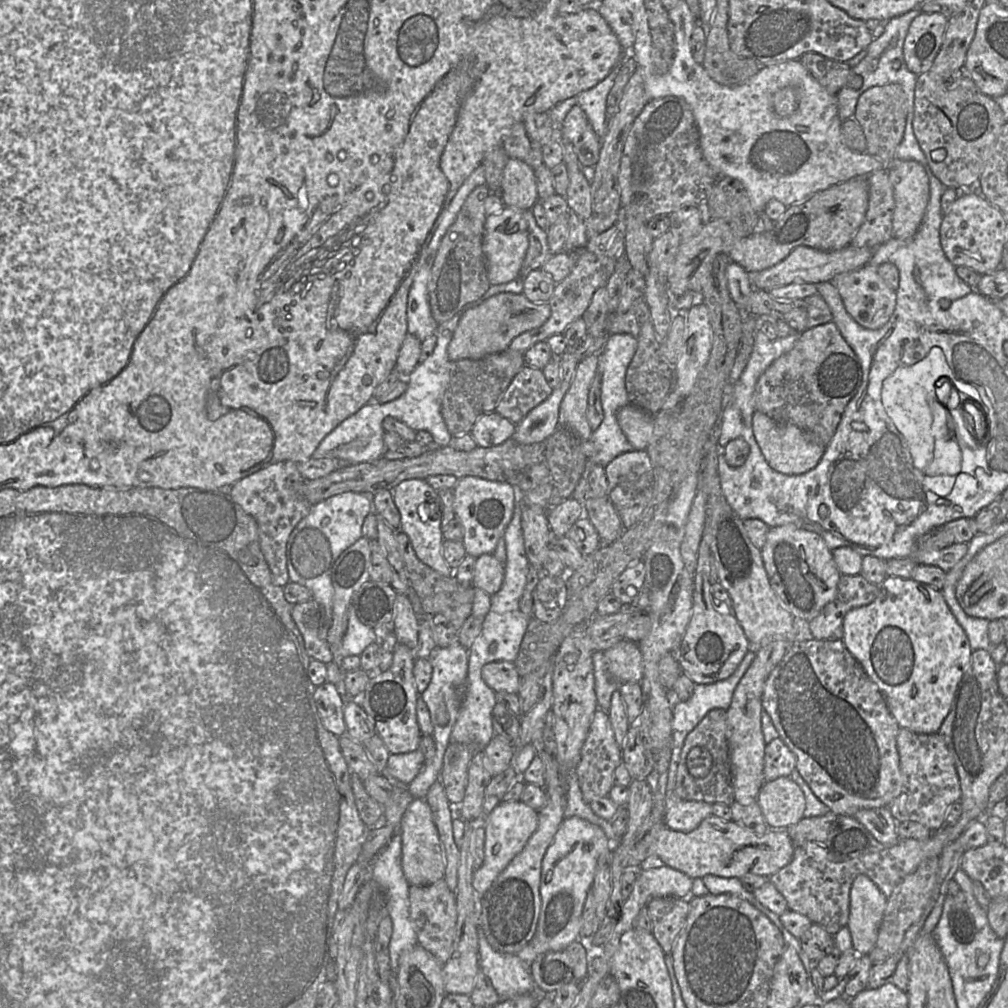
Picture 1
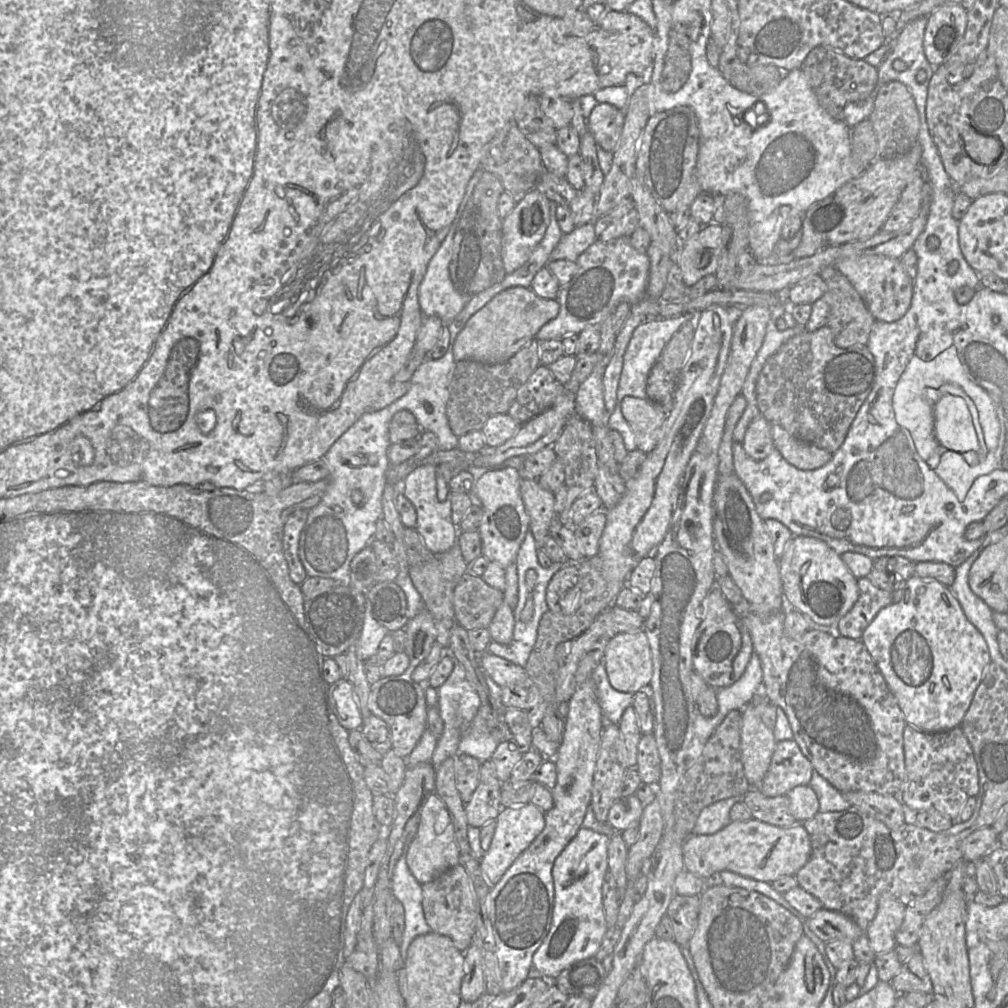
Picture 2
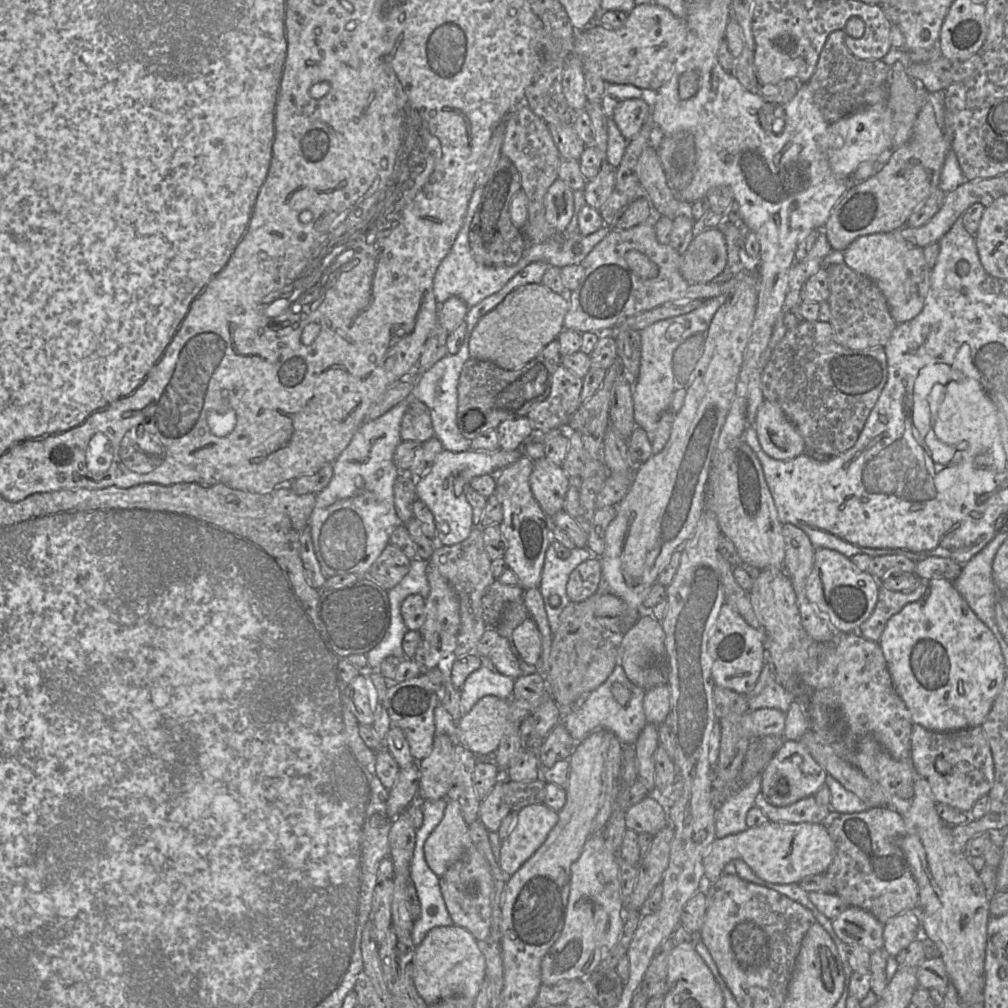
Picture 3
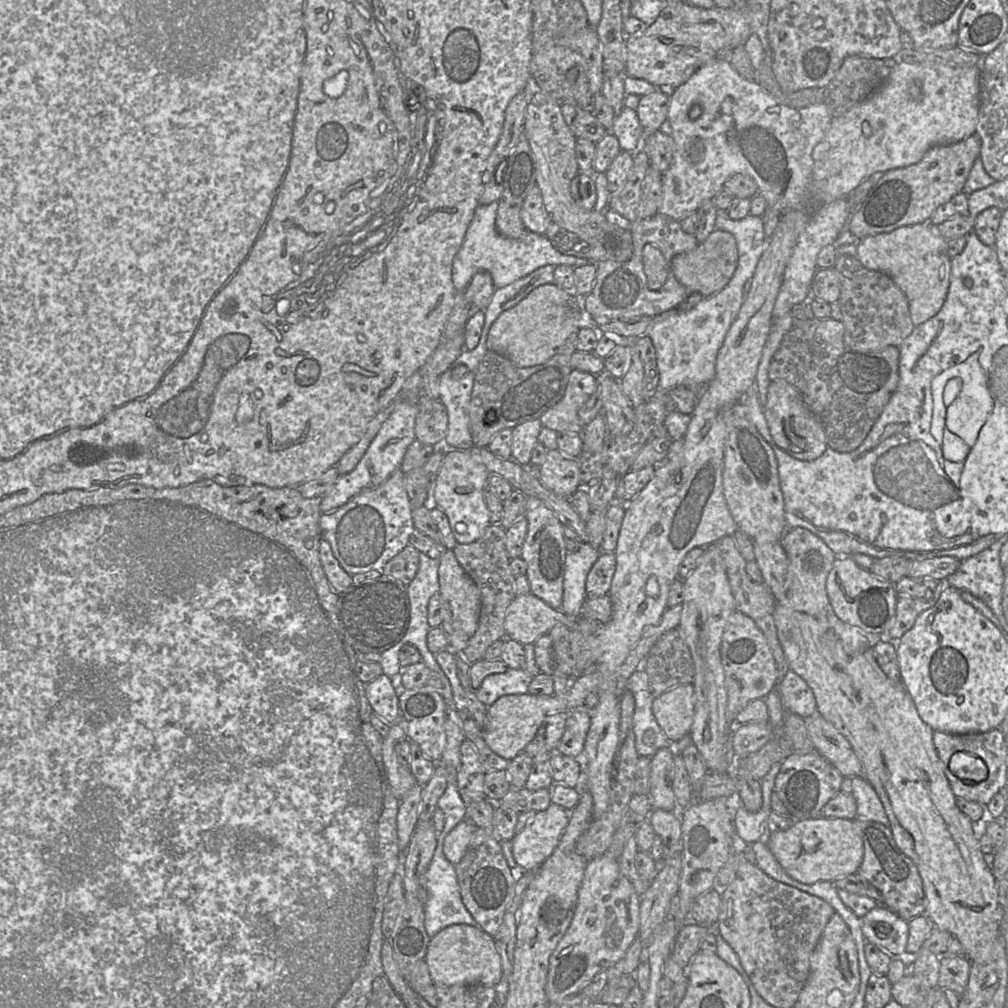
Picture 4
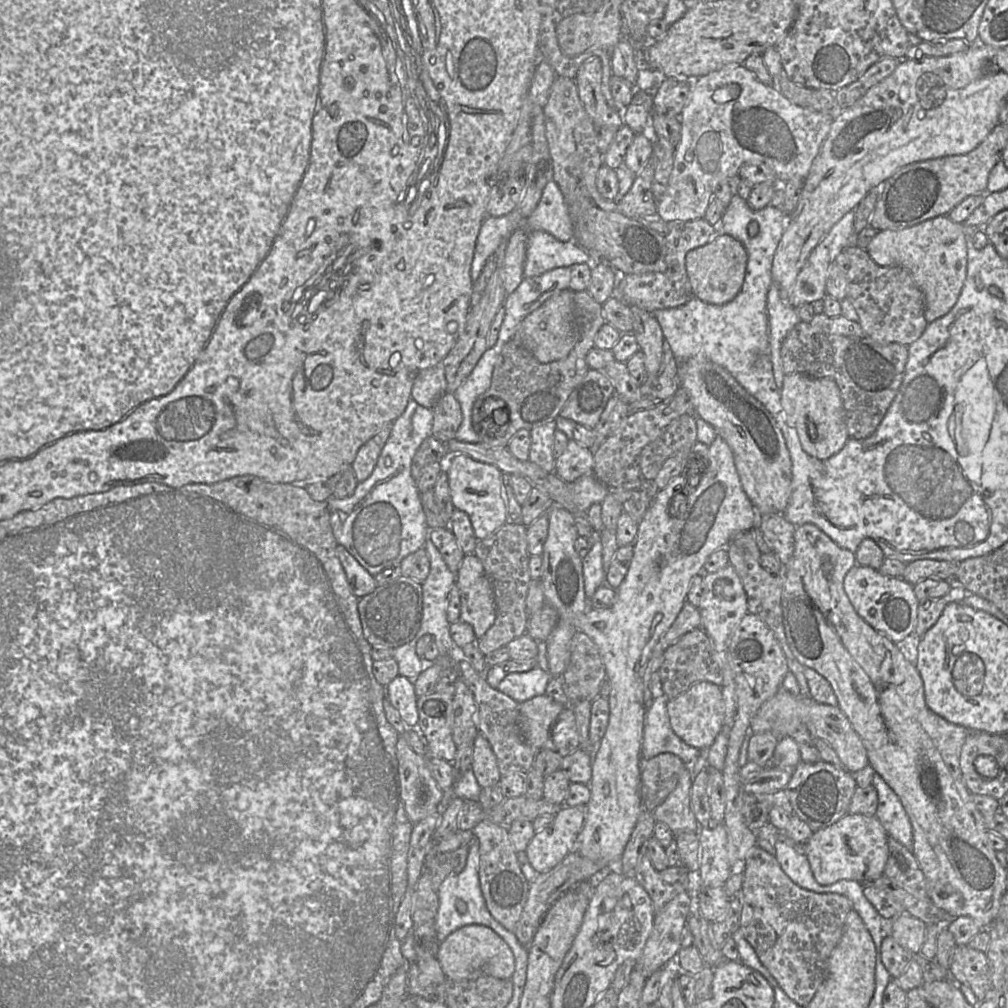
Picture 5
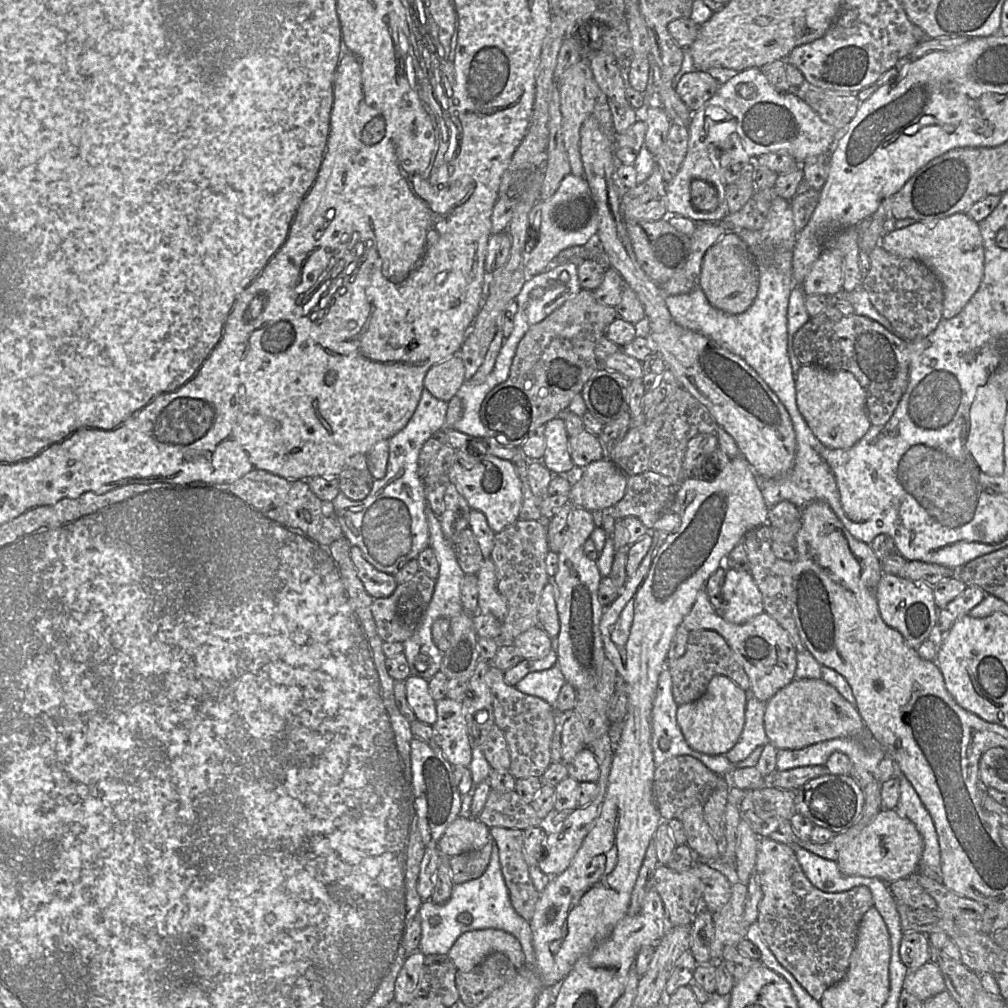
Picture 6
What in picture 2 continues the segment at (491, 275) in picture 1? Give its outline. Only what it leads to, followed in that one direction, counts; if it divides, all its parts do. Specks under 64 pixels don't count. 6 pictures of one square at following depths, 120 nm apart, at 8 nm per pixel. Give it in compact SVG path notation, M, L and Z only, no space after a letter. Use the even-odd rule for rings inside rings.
M533 189L503 218L502 259L506 274L520 268L531 256L536 246L542 241L552 219L555 218L557 206L560 205L556 205L547 198L541 190Z

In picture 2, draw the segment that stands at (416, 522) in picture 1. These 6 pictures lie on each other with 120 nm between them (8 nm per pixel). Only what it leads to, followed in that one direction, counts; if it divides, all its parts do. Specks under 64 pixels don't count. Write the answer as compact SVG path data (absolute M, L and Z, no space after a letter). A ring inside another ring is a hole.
M442 463L440 465L420 465L409 473L400 486L400 492L413 504L417 513L415 530L420 534L425 546L432 554L444 553L452 548L462 532L451 519L449 499L449 481L465 471L459 464Z

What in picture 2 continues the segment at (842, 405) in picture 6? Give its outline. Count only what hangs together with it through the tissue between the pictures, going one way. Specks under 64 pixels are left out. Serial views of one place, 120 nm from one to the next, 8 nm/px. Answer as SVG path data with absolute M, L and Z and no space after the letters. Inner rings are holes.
M760 413L749 424L742 445L752 459L762 460L776 450L771 436L771 425Z

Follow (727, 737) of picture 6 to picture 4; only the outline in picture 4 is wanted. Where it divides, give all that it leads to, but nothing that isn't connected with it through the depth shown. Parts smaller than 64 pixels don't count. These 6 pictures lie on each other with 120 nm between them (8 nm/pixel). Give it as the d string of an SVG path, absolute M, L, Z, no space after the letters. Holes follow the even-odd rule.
M684 684L666 691L653 701L653 715L673 742L690 743L688 735L694 717L693 692L691 684Z

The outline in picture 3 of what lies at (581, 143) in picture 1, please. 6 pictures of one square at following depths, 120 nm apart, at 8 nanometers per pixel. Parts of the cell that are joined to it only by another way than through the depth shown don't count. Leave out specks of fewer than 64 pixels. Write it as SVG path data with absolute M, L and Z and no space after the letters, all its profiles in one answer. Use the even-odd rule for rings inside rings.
M642 98L621 100L614 108L611 118L624 138L630 141L651 116L651 106Z

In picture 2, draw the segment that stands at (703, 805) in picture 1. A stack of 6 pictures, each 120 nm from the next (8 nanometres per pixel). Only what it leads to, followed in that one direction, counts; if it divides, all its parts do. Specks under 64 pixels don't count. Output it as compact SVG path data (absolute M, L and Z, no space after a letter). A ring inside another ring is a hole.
M731 797L704 808L694 825L693 834L710 835L726 827L732 822L730 818L731 808L741 800L742 797Z

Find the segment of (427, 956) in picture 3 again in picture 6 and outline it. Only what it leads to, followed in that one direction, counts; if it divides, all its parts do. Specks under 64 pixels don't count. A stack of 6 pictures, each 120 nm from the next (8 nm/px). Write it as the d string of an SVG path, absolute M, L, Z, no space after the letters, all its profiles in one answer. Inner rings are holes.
M479 929L461 934L448 952L458 971L468 972L490 954L501 952L520 971L525 966L522 947L512 934L499 929Z

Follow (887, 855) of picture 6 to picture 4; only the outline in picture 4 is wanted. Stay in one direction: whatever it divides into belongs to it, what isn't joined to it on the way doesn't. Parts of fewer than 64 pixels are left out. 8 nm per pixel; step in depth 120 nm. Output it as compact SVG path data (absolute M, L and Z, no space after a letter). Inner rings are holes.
M823 817L795 820L788 830L769 833L764 841L778 863L793 879L803 884L832 881L856 874L862 862L863 841L856 832L854 820Z

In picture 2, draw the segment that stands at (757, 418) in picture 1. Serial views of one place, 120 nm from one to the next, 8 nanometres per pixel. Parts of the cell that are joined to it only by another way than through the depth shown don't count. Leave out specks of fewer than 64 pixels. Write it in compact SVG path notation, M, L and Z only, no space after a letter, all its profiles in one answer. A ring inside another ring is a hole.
M777 424L771 425L775 449L781 456L800 470L815 470L827 464L832 454L813 444L799 440Z

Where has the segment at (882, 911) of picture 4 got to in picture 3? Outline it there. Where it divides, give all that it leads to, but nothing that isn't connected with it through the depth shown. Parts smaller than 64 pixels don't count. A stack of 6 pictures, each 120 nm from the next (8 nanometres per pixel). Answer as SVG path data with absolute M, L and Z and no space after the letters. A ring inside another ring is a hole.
M849 907L832 919L831 925L840 941L859 945L870 952L883 951L884 923L867 911Z

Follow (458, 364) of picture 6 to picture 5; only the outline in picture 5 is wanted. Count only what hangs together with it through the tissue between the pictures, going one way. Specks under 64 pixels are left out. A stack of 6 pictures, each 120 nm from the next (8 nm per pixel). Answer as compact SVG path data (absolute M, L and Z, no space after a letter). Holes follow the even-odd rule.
M441 364L422 371L416 378L411 392L411 399L419 405L432 408L439 398L446 393L447 381Z

